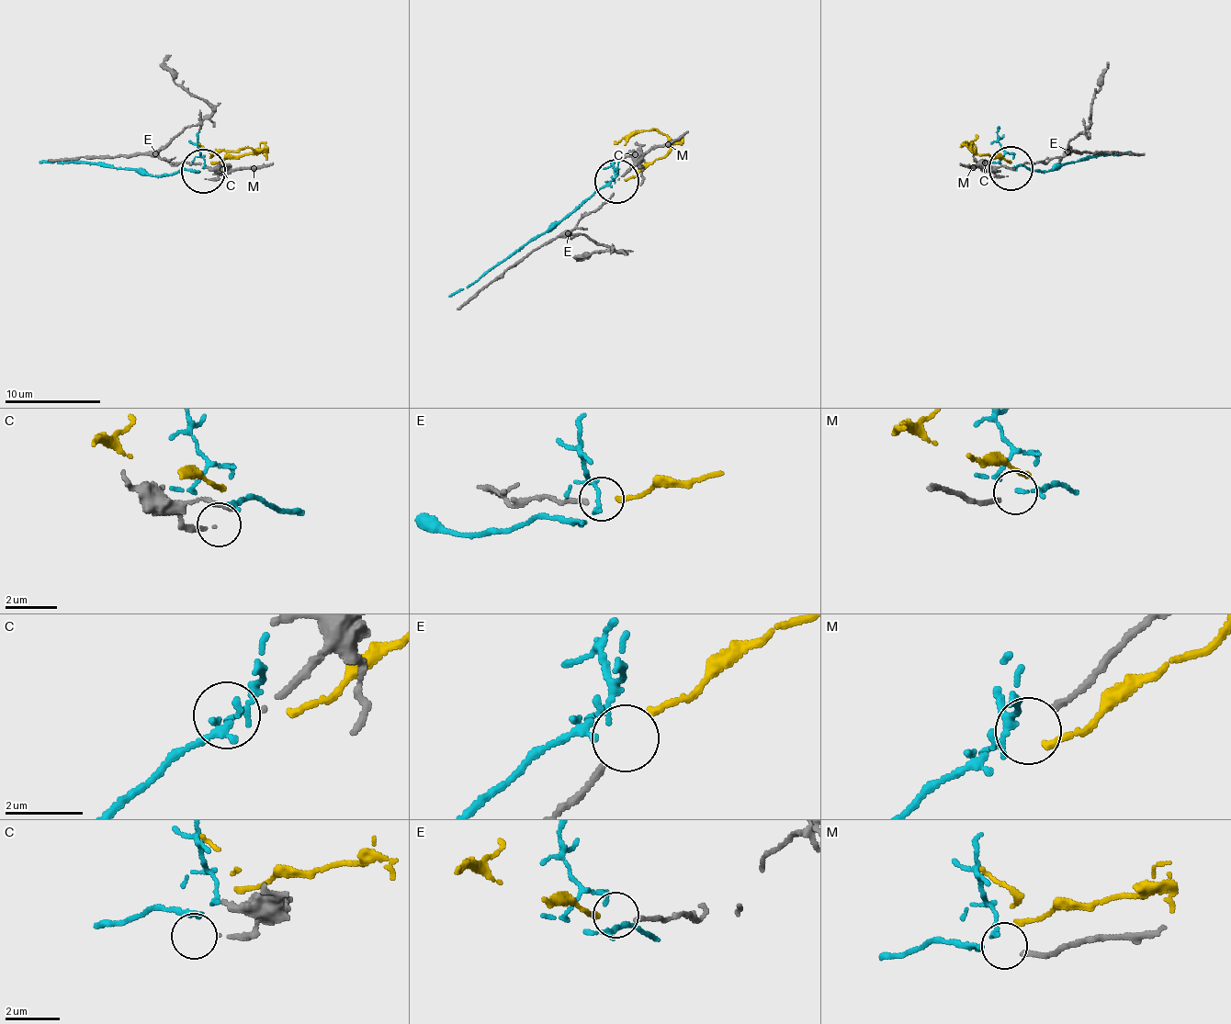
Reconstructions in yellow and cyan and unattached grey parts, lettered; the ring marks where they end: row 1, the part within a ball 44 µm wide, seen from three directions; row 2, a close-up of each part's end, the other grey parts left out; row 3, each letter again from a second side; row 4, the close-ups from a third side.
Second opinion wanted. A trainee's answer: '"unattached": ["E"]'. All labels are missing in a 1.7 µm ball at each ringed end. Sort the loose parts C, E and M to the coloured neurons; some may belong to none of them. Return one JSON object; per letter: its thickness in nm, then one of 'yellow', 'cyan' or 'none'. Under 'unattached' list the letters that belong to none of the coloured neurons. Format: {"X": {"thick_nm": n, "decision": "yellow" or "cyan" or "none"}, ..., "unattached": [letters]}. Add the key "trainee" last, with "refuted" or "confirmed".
{"C": {"thick_nm": 100, "decision": "none"}, "E": {"thick_nm": 150, "decision": "yellow"}, "M": {"thick_nm": 150, "decision": "cyan"}, "unattached": ["C"], "trainee": "refuted"}

